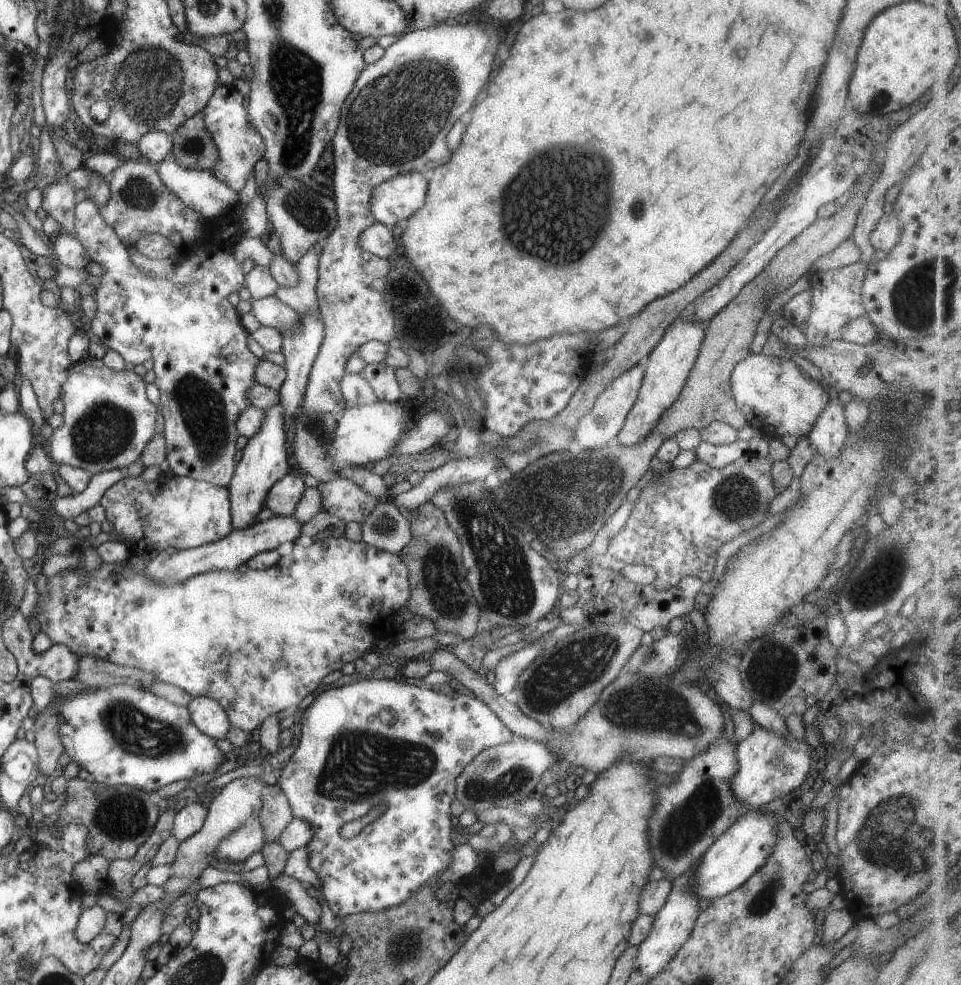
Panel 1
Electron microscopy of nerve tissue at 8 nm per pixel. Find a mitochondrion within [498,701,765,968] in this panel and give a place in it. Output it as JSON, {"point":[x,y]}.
{"point":[691,819]}

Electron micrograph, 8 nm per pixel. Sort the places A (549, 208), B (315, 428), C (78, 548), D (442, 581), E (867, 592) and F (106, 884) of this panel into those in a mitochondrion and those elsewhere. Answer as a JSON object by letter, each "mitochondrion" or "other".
{"A":"mitochondrion","B":"mitochondrion","C":"other","D":"mitochondrion","E":"mitochondrion","F":"other"}

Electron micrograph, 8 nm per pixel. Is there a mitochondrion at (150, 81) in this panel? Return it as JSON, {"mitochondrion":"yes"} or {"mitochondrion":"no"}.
{"mitochondrion":"yes"}

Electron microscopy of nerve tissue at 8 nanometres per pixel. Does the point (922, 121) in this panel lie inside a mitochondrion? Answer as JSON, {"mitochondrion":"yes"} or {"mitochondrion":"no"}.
{"mitochondrion":"no"}

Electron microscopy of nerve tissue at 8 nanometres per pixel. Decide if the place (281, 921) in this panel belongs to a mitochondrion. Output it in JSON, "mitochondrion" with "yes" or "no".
{"mitochondrion":"no"}

